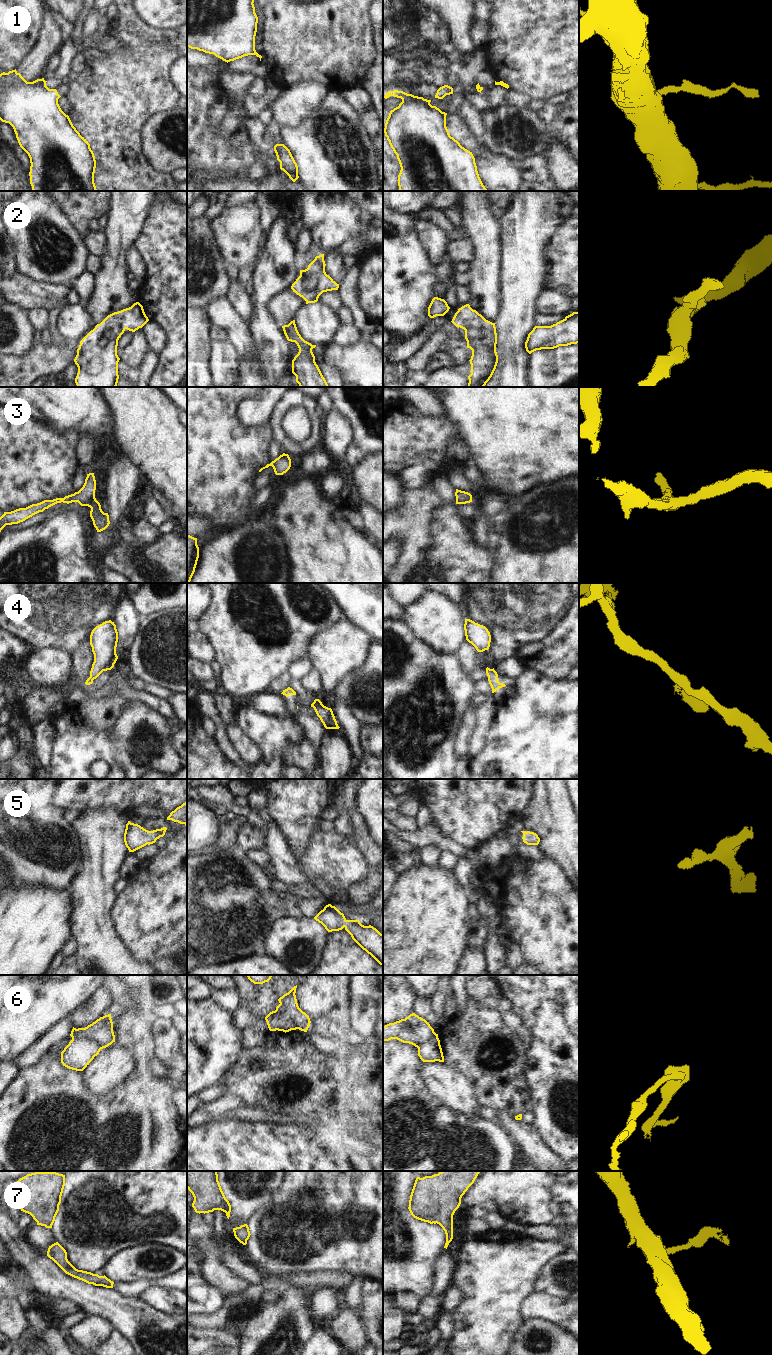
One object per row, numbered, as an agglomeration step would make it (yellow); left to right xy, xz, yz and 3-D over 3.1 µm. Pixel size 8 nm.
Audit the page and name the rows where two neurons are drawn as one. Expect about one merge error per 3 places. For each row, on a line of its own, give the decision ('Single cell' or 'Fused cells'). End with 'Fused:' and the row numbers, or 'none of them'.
1: Single cell
2: Single cell
3: Single cell
4: Single cell
5: Single cell
6: Fused cells
7: Single cell
Fused: 6.

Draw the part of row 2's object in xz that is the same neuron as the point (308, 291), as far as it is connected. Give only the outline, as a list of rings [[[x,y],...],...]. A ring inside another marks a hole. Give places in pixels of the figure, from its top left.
[[[324,254],[316,256],[305,270],[300,270],[300,276],[292,284],[291,289],[302,297],[306,304],[315,303],[323,292],[338,290],[337,284],[325,272]]]

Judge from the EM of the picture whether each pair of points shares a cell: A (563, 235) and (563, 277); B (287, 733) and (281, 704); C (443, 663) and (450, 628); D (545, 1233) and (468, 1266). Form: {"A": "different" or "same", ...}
{"A": "same", "B": "different", "C": "different", "D": "different"}

